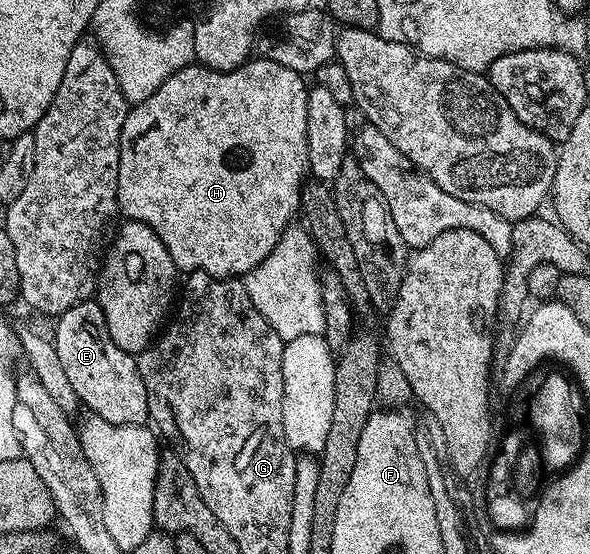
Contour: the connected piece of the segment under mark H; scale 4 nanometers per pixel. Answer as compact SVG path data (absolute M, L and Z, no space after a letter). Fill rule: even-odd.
M259 56L253 60L247 60L243 66L238 66L235 70L209 70L207 66L201 64L191 64L186 66L180 72L176 72L172 76L168 76L168 80L164 80L164 84L160 84L160 88L156 88L156 92L152 92L152 96L148 96L148 100L143 102L135 102L126 111L126 119L124 120L124 128L120 132L120 168L118 169L118 209L123 219L132 222L145 222L148 228L152 228L156 232L156 236L160 236L160 240L164 244L164 248L168 248L168 256L172 256L175 266L179 271L189 272L191 270L203 270L208 272L214 278L233 278L235 276L245 276L249 270L256 268L256 264L260 264L270 253L272 248L276 248L276 244L280 240L282 233L289 228L295 221L295 216L299 213L301 204L301 190L304 182L307 181L310 161L308 160L308 82L301 74L297 74L292 68L284 68L284 64L276 64L272 59Z

